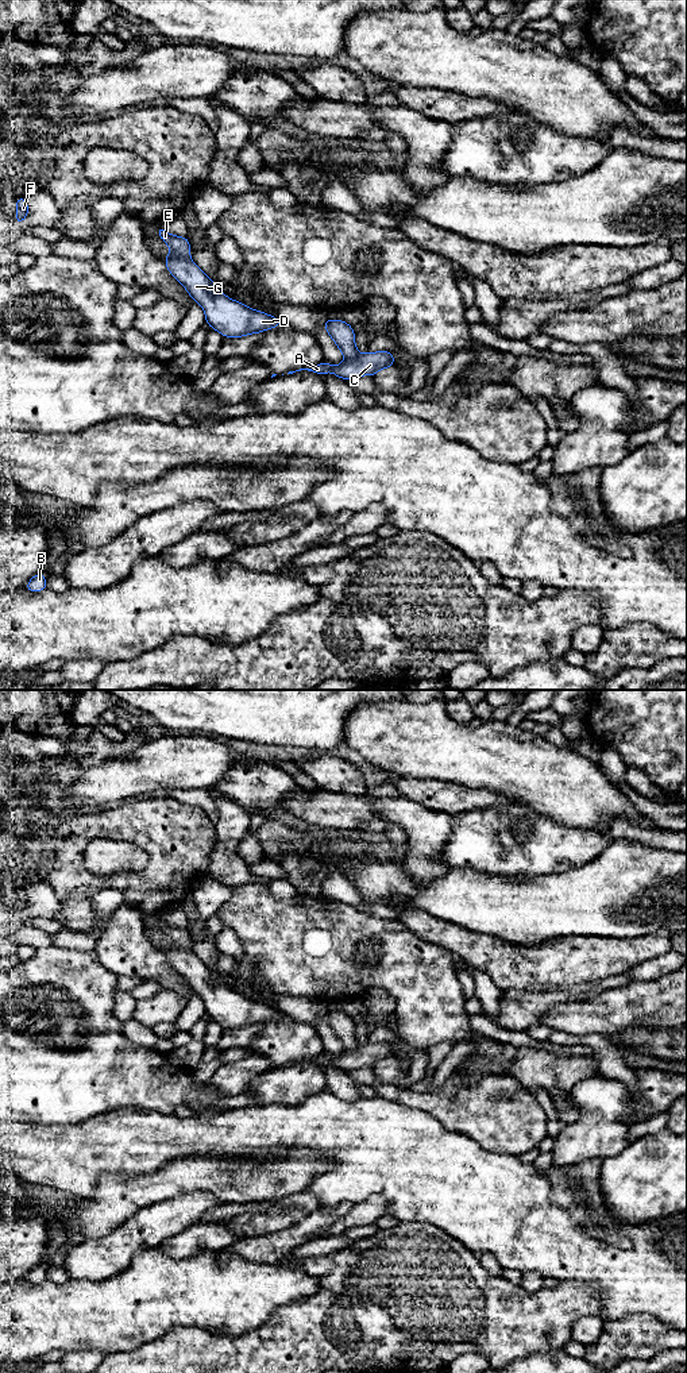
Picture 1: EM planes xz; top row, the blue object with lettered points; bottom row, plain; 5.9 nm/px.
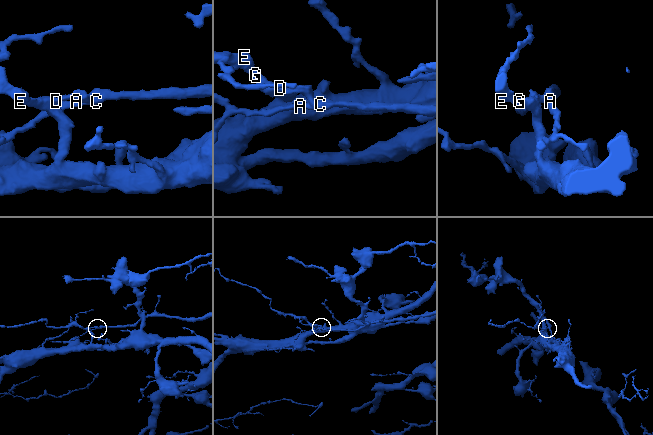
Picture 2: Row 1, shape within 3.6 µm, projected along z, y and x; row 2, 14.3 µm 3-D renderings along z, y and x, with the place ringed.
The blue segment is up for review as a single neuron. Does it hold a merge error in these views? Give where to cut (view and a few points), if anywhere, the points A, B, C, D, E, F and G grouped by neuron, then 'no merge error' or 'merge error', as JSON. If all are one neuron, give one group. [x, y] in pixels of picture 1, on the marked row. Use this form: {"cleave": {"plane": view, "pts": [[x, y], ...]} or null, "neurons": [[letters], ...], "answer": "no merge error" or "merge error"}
{"cleave": {"plane": "xz", "pts": [[358, 355], [346, 361]]}, "neurons": [["A", "C"], ["B", "D", "E", "F", "G"]], "answer": "merge error"}

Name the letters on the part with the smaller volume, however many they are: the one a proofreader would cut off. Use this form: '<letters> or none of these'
A, C

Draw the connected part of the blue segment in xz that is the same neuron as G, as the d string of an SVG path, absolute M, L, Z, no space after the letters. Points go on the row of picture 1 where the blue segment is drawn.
M159 230L159 236L171 250L162 261L193 301L202 306L211 328L224 338L242 338L283 325L279 319L248 308L221 293L219 286L190 259L188 238L171 235L165 230Z

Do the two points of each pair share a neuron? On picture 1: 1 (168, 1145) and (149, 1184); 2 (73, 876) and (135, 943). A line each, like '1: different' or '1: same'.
1: different
2: different

